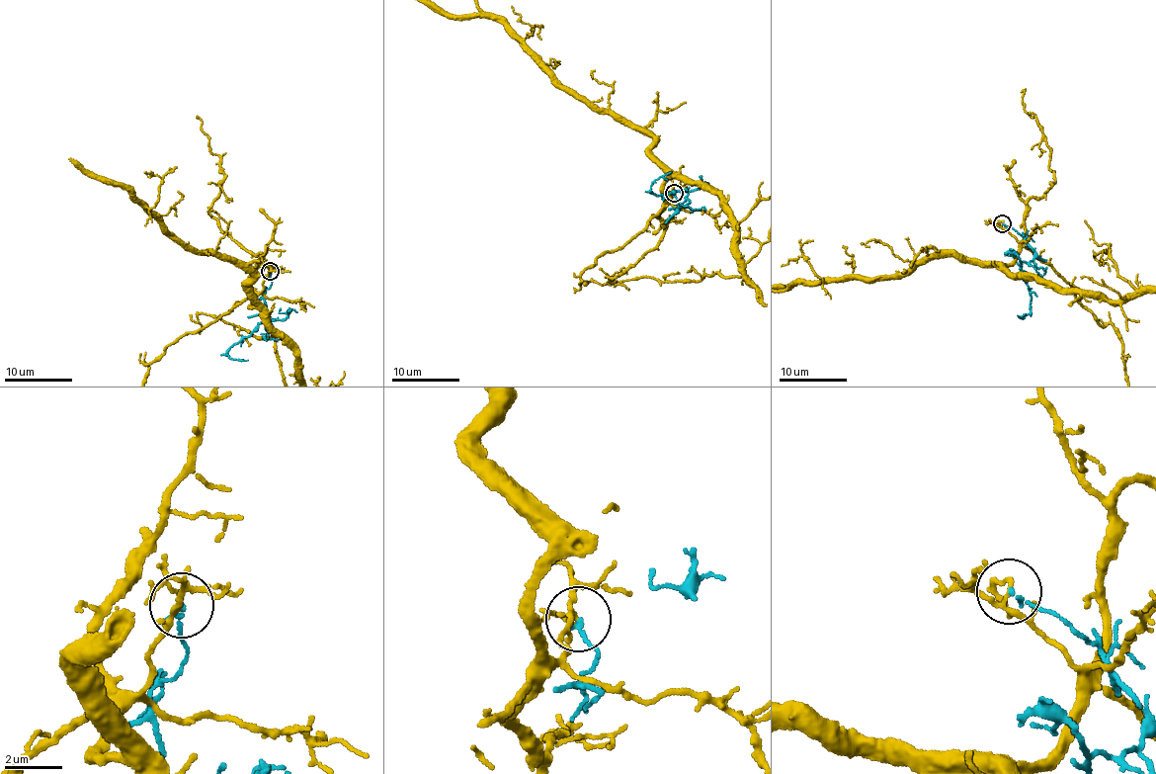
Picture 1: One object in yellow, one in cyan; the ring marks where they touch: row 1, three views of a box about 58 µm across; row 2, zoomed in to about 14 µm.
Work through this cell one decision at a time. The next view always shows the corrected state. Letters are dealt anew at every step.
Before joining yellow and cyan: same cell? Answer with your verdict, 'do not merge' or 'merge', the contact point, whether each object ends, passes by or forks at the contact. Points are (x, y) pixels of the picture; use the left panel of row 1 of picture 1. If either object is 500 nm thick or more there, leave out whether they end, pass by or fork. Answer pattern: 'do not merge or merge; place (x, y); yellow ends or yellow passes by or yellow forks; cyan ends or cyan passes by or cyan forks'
merge; place (270, 271); yellow forks; cyan ends

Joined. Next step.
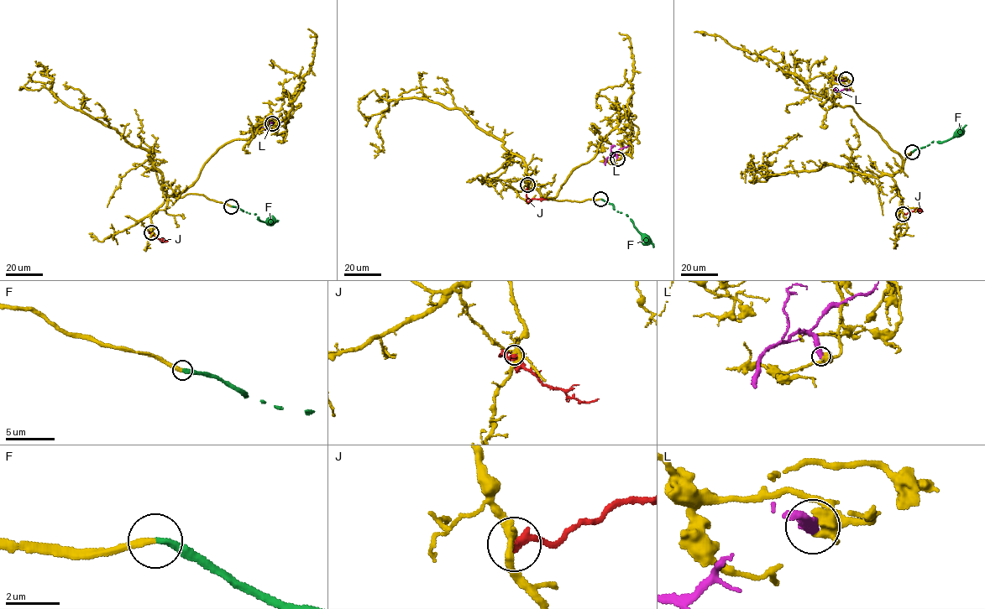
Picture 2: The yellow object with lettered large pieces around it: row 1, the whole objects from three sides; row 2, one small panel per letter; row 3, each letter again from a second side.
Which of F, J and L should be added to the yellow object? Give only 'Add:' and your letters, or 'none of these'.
Add: F

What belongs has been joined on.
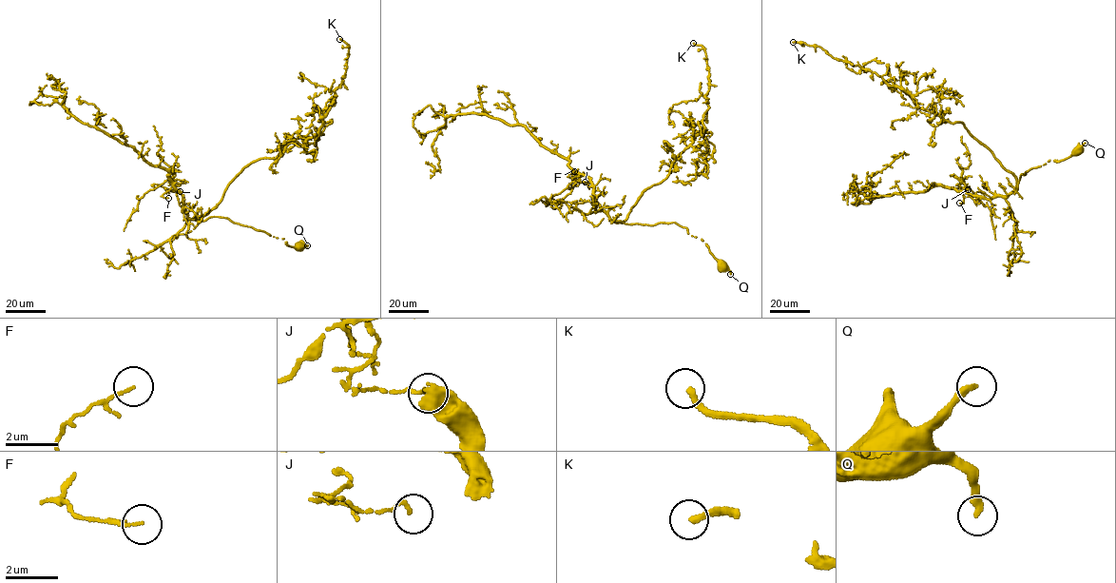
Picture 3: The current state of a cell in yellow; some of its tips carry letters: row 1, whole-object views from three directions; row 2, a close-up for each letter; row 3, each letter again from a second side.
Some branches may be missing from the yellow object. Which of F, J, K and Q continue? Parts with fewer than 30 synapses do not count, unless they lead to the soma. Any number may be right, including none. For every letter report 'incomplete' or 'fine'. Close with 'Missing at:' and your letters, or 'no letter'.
F: fine
J: fine
K: incomplete
Q: fine
Missing at: K

